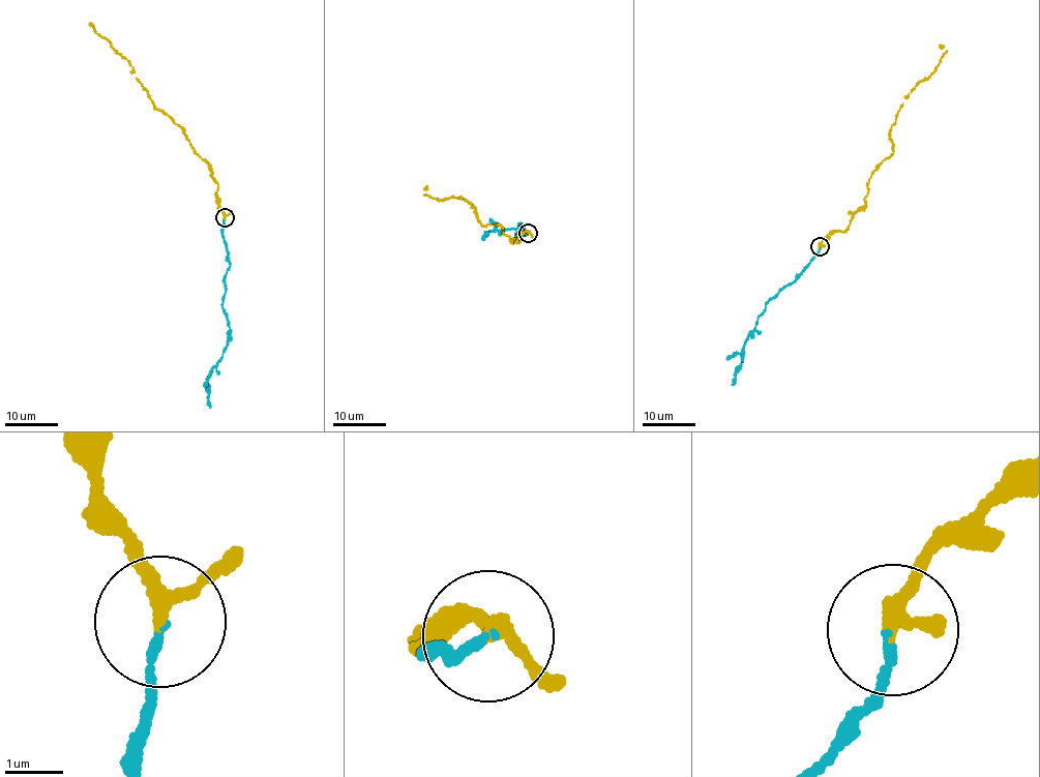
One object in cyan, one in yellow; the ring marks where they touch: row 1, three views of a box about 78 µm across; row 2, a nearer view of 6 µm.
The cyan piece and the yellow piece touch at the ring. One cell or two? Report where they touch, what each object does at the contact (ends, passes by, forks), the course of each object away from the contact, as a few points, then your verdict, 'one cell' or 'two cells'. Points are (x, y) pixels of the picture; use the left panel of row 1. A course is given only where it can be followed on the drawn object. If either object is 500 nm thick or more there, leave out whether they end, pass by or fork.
place (225, 217); cyan ends; yellow passes by; course cyan (225, 217), (221, 232), (230, 265), (224, 282), (223, 304), (230, 328), (223, 357), (207, 378), (209, 408); course yellow (225, 217), (216, 193), (218, 183), (207, 161), (180, 126), (155, 109), (126, 59), (90, 24); one cell

